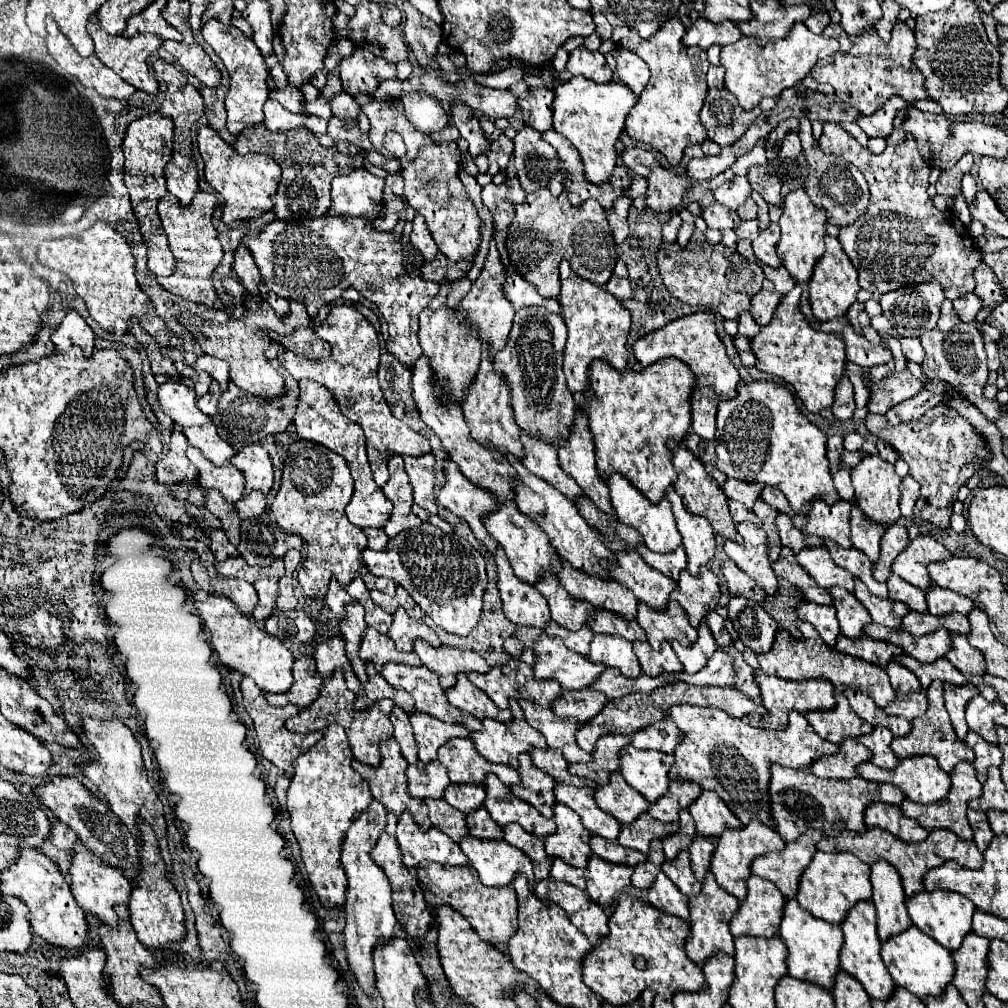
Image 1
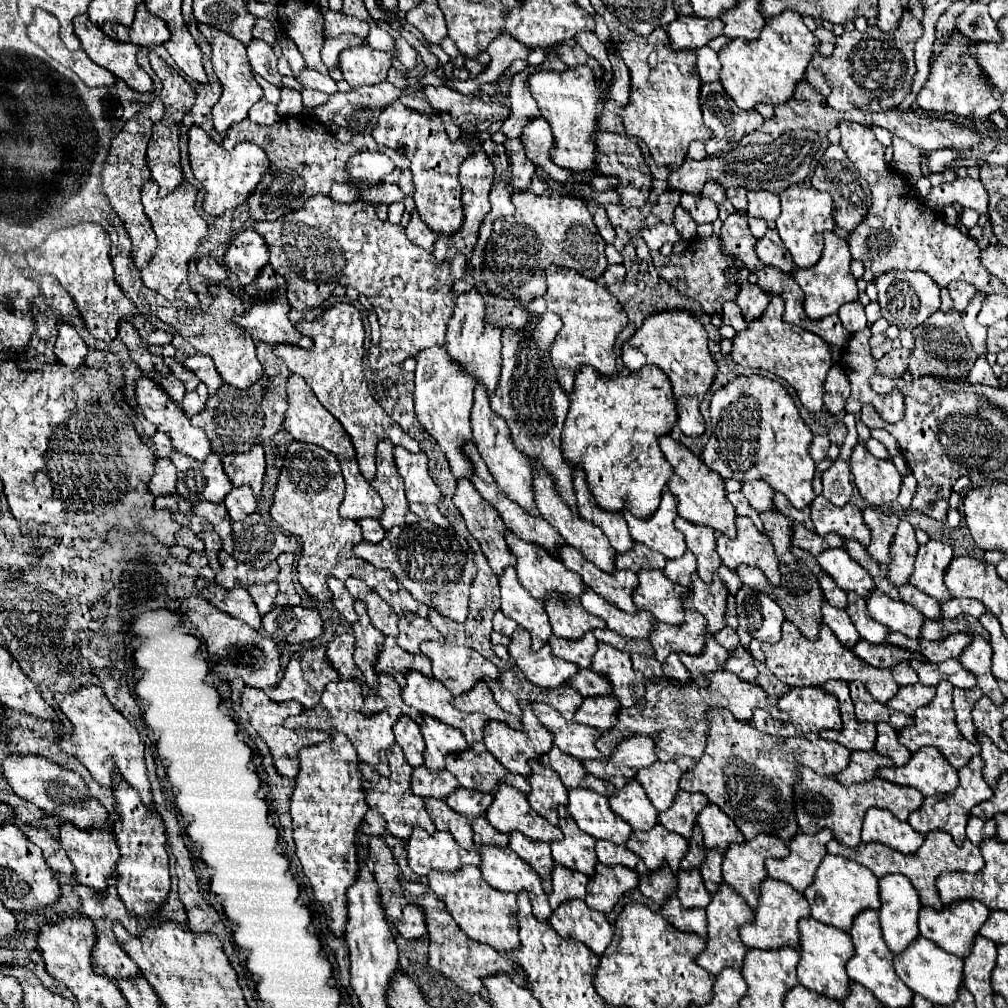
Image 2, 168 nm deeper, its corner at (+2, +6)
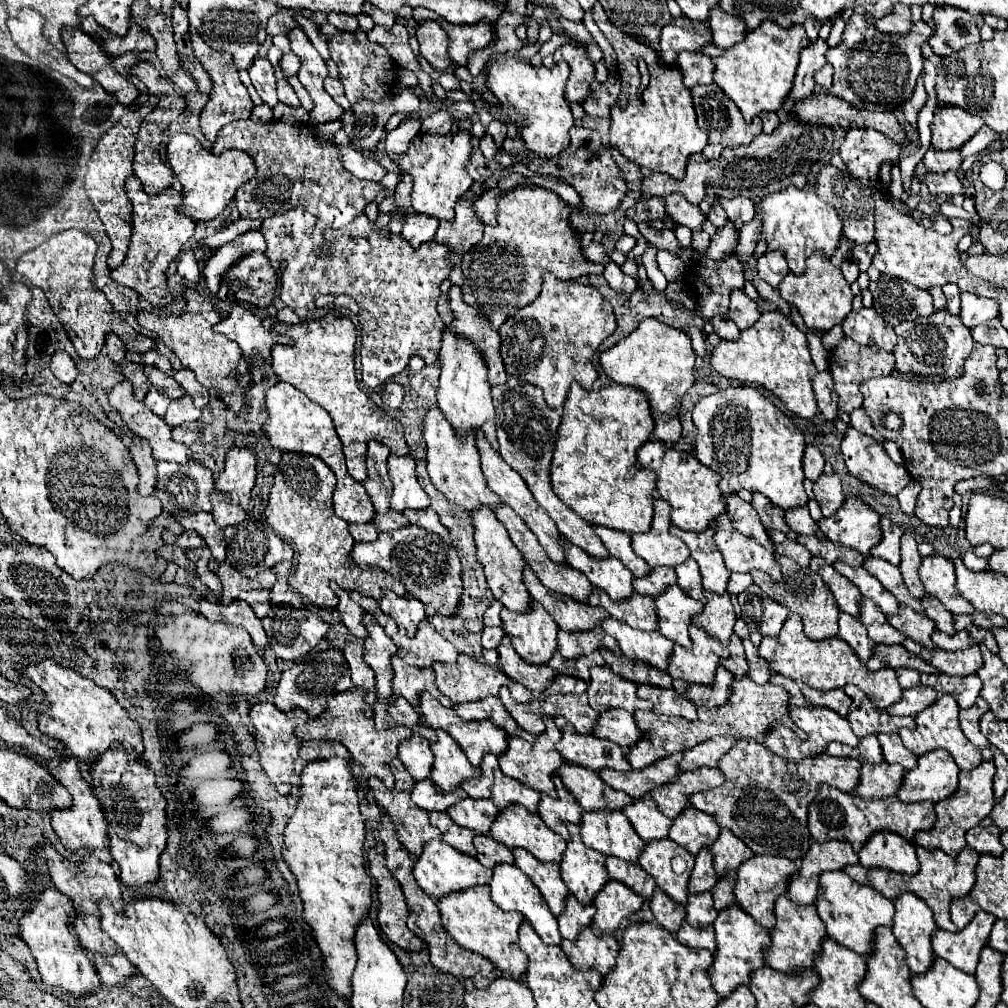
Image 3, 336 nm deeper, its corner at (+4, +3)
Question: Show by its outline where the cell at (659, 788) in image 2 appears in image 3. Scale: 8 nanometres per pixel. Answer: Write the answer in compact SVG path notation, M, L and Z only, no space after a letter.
M694 769L694 771L684 771L680 773L680 777L676 777L676 781L662 785L660 789L652 789L652 799L656 801L658 809L674 819L680 811L684 811L690 803L688 797L692 793L698 791L706 791L706 789L714 789L718 785L724 783L724 777L720 773L720 769Z

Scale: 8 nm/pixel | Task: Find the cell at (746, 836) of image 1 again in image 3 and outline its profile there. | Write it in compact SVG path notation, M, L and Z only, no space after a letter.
M754 855L752 859L744 861L738 871L736 871L736 885L734 885L734 895L736 895L736 903L750 913L756 923L760 923L762 927L770 929L774 927L774 899L782 893L786 893L786 881L792 873L796 873L798 867L794 861L784 859L780 855Z

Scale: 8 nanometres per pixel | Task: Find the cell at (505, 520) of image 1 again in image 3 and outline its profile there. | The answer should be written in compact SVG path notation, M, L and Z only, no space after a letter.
M526 565L524 569L524 585L534 601L538 601L558 623L564 631L588 631L594 627L600 627L600 621L608 617L604 609L592 607L588 603L580 605L578 601L572 601L570 597L560 597L558 593L552 593L536 581L536 575L532 573L532 567Z

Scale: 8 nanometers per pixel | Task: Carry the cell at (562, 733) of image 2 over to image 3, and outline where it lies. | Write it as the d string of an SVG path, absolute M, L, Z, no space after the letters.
M554 717L554 723L562 731L562 739L556 743L556 749L566 761L584 765L594 771L604 767L610 767L616 771L630 769L628 761L622 755L620 745L598 739L594 735L580 735L564 717Z

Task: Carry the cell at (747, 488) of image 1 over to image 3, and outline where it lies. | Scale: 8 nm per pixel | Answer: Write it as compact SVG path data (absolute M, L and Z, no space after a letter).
M752 493L752 505L758 509L758 515L760 515L760 521L766 529L788 529L786 521L784 521L784 511L782 509L776 509L768 497L760 495L760 493Z

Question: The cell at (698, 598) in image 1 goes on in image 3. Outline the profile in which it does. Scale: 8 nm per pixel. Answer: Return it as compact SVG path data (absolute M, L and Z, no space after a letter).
M704 593L706 595L706 603L704 609L700 611L700 615L696 615L692 619L694 625L704 627L710 635L718 637L722 641L722 645L728 645L728 639L732 635L732 627L736 623L736 615L734 615L734 607L730 603L730 593Z

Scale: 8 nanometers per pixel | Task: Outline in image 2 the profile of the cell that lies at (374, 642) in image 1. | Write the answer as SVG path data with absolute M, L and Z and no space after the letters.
M386 636L382 652L380 652L378 662L376 662L374 668L376 668L378 674L390 674L390 676L394 676L400 686L406 684L406 674L410 670L416 670L416 672L432 678L430 660L424 654L416 654L414 656L414 654L402 650L396 644L396 638L392 638L392 636Z

